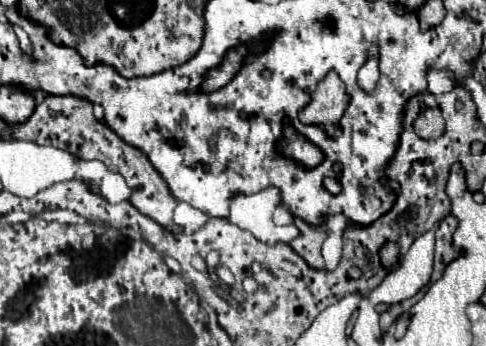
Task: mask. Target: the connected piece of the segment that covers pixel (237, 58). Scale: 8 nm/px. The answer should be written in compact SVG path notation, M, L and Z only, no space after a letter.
M240 46L236 50L230 50L228 56L226 56L226 60L224 60L224 64L220 68L208 72L206 84L202 84L202 90L204 92L214 92L214 90L226 86L232 80L232 76L238 72L240 62L242 62L244 56L246 56L246 46Z

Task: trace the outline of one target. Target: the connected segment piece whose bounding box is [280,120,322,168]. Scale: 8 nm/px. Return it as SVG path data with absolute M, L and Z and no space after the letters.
M284 120L284 138L280 142L280 148L286 156L294 158L306 168L314 168L322 162L322 152L314 144L310 144L306 138L298 136L296 130L288 124L288 120Z

